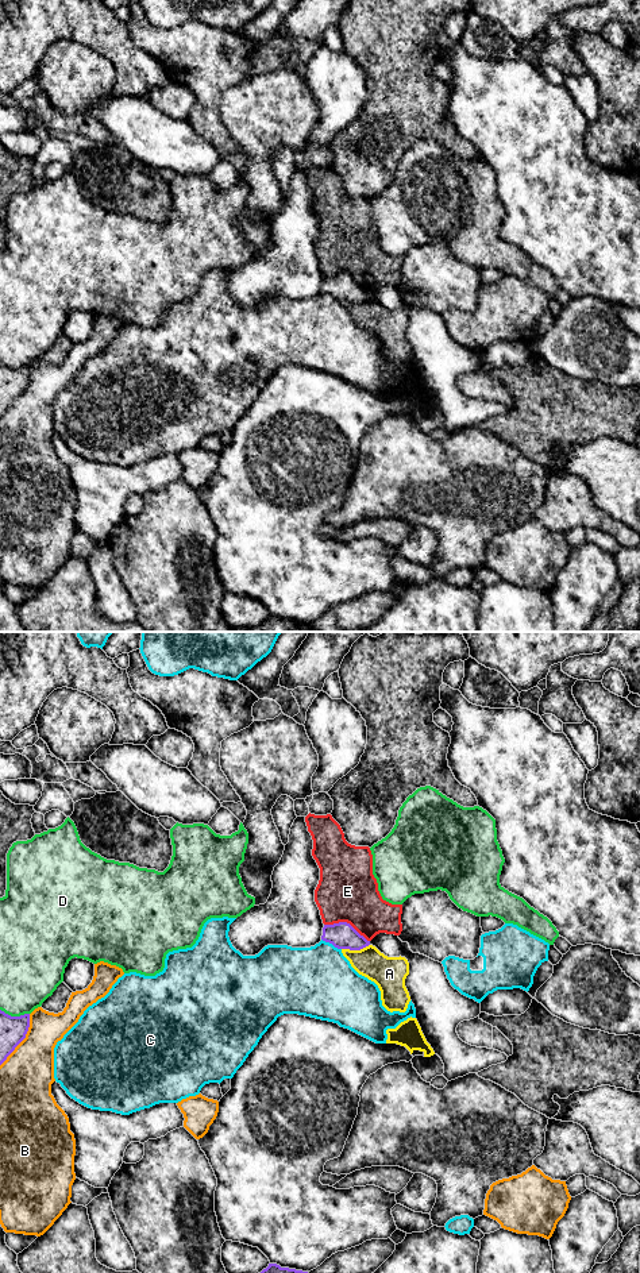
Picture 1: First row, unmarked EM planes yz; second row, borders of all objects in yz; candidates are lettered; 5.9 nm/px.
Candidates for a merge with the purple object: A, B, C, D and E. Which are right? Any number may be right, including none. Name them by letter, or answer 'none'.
none

